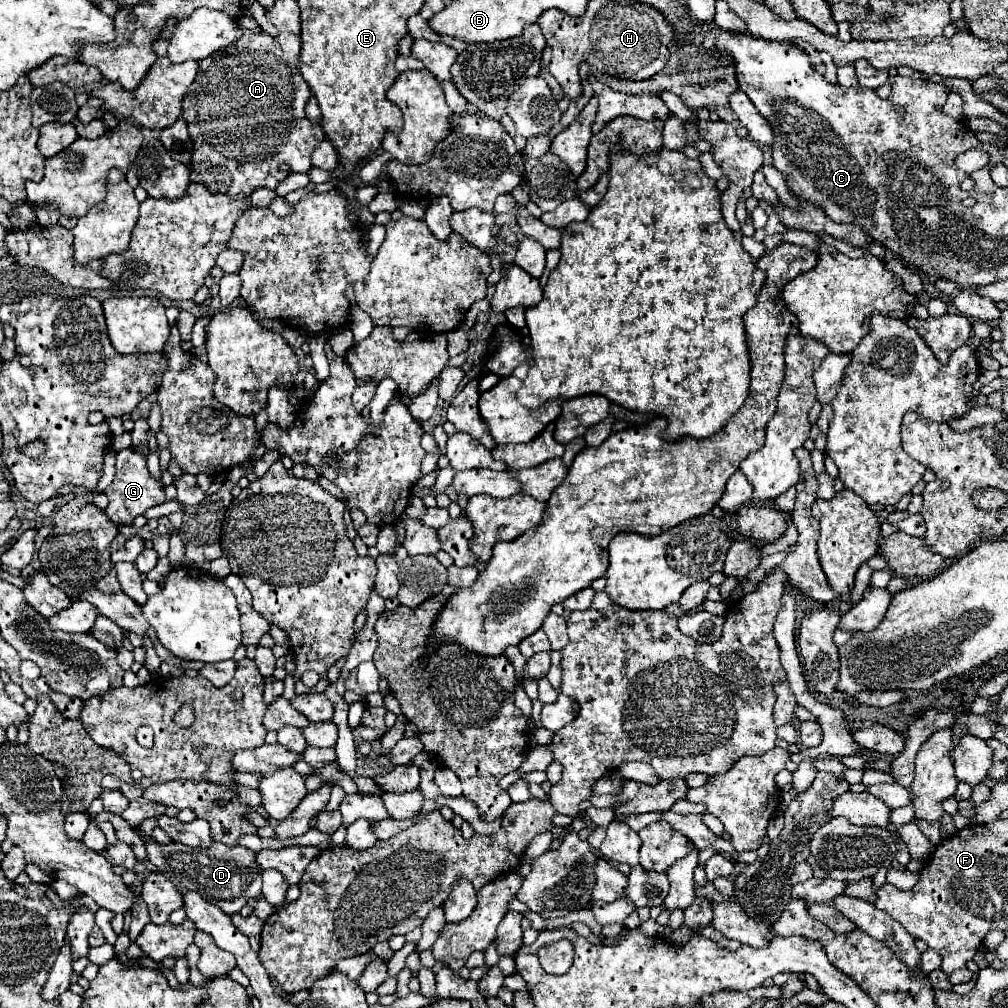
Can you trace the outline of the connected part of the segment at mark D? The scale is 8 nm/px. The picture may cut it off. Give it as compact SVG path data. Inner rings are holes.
M156 841L146 843L148 859L158 869L158 873L166 875L176 887L198 891L204 899L218 905L224 913L232 915L248 903L248 899L256 899L262 891L262 869L254 861L254 851L246 847L228 847L216 843L208 849L202 847L186 847L182 843L160 845Z

